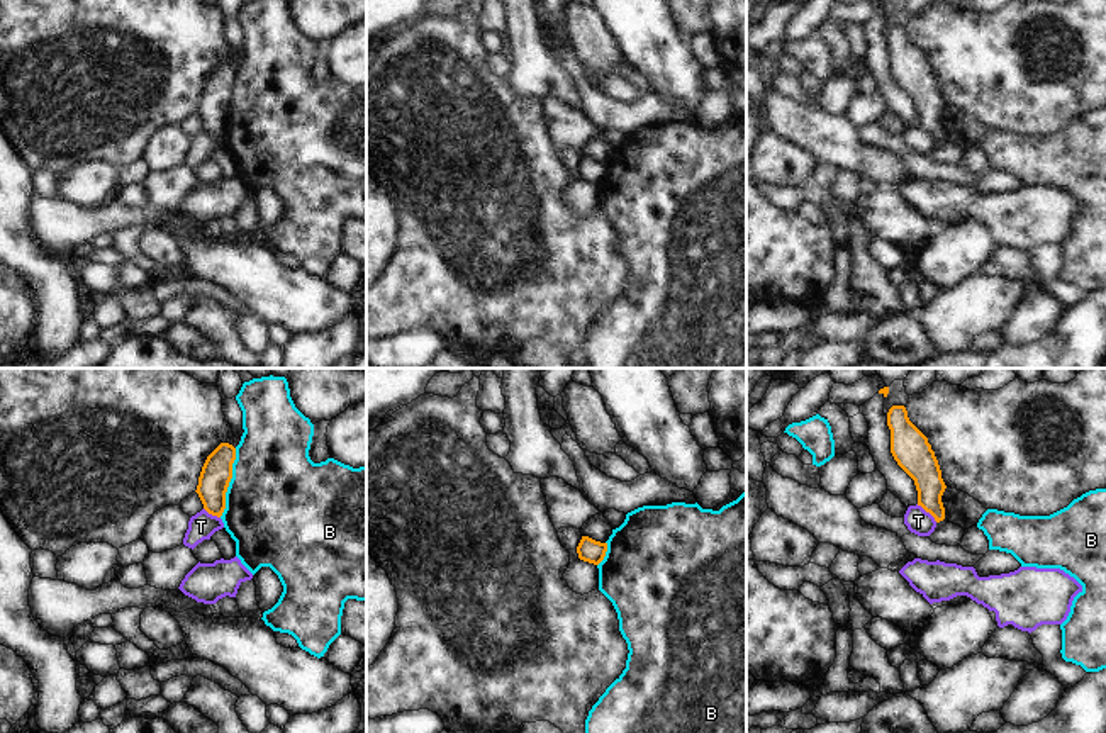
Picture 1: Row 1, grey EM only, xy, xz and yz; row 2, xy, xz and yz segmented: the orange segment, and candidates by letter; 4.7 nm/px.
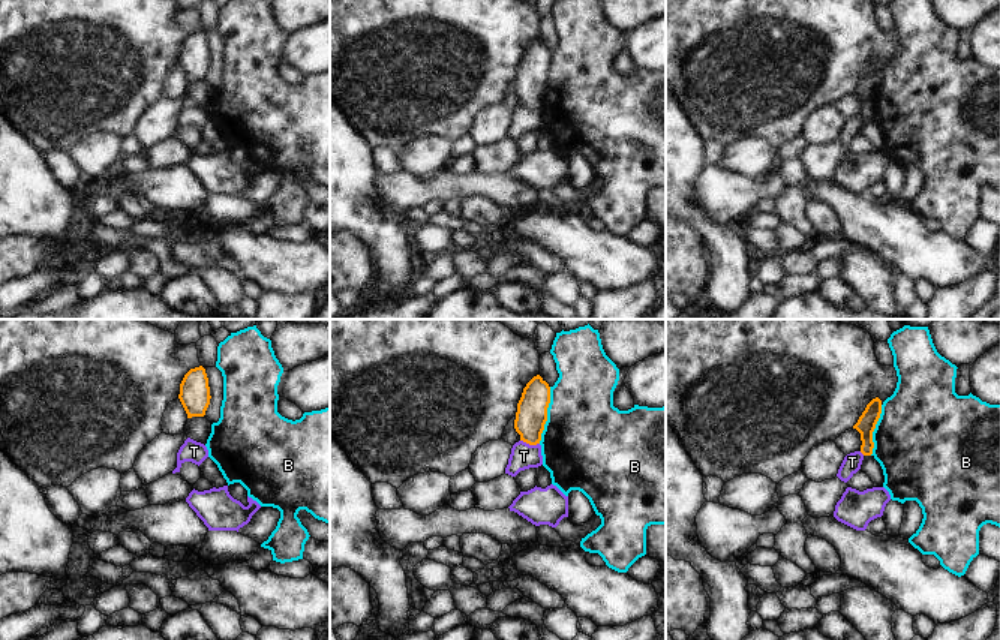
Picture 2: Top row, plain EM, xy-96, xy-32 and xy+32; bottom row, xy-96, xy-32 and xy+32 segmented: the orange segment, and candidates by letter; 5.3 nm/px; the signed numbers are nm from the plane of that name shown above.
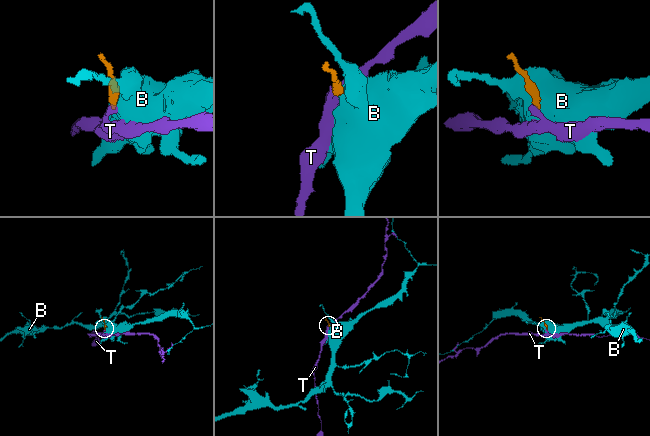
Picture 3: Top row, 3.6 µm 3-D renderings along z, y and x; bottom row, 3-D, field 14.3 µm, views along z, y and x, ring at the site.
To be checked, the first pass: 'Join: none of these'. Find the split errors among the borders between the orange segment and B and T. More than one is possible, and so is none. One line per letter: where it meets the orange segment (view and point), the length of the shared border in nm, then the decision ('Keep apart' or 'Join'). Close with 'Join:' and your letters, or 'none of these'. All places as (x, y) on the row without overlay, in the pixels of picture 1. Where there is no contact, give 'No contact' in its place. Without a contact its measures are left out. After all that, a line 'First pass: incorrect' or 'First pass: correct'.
B: Touches orange at xy (229, 100). Shared border 340 nm. Keep apart
T: Touches orange at yz (927, 131). Shared border 130 nm. Keep apart
Join: none of these
First pass: correct

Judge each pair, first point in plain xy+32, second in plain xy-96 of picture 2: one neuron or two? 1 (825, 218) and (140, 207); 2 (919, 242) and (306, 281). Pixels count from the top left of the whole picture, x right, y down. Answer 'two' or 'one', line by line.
1: one
2: one

